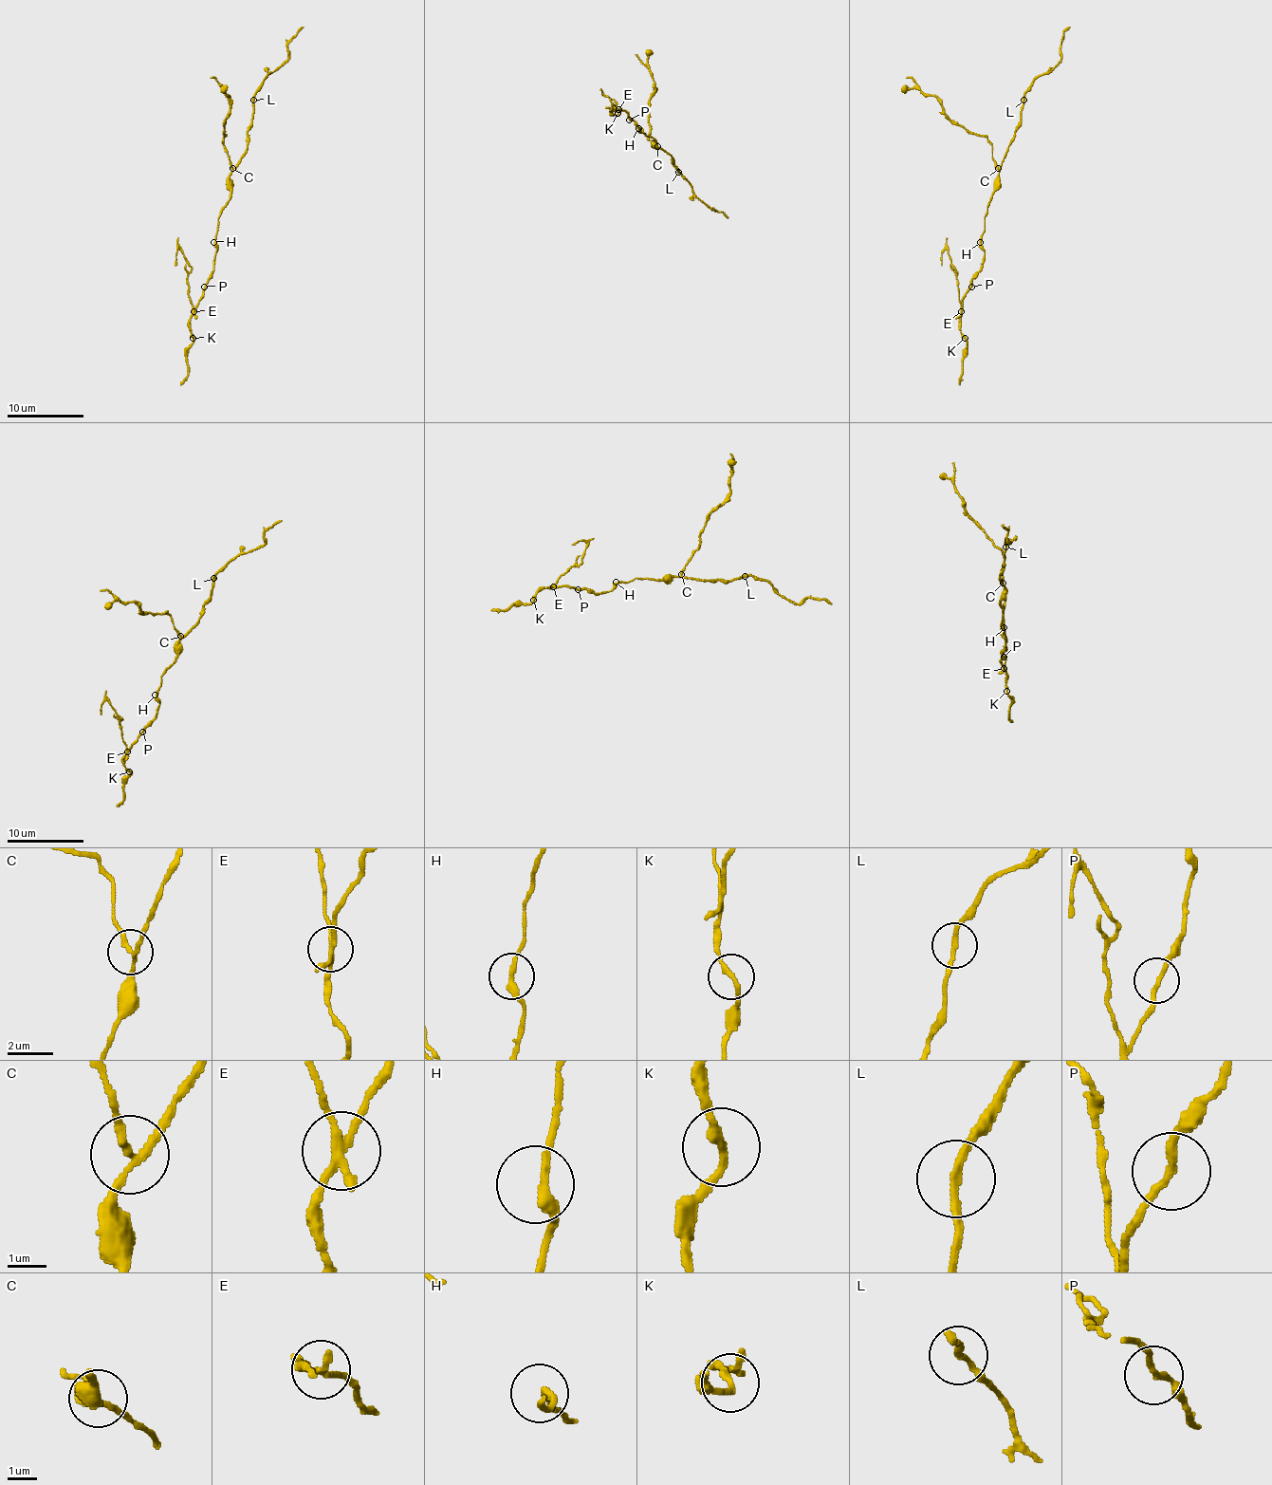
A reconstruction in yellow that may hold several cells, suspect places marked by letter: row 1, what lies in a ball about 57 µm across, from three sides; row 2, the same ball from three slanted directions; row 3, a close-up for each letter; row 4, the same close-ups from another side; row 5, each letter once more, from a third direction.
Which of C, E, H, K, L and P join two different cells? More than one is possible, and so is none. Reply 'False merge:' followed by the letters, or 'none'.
False merge: C, E, L

